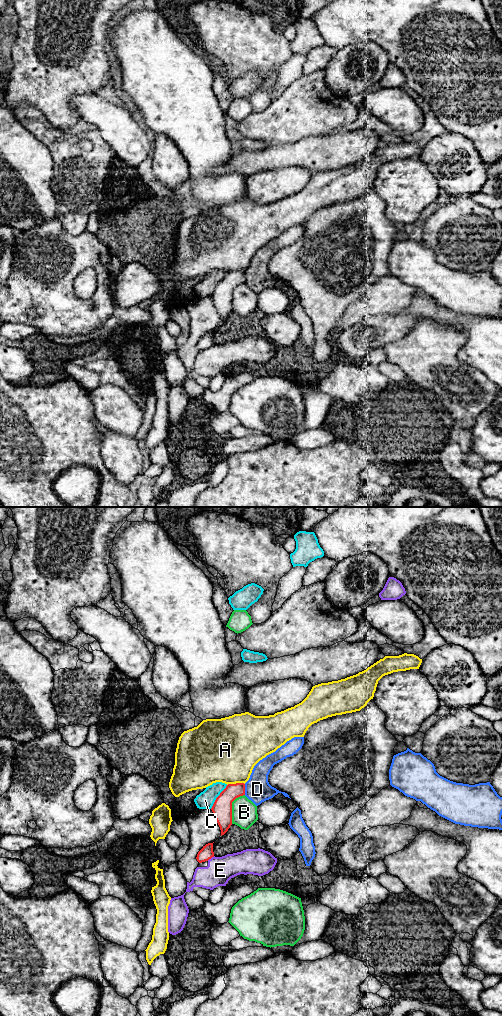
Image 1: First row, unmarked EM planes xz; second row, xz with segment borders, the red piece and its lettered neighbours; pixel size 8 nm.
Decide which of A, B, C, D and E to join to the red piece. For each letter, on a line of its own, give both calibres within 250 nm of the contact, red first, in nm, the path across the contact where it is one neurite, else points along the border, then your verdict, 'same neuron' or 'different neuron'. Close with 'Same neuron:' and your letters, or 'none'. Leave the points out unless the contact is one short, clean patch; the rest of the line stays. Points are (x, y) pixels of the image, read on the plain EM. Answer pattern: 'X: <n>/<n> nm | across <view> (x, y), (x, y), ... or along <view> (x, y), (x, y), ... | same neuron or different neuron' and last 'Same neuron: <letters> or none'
A: 160/460 nm | along xz (244, 271), (229, 271), (227, 273) | different neuron
B: 160/200 nm | different neuron
C: 160/140 nm | along xz (227, 273), (210, 296) | different neuron
D: 160/200 nm | along xz (244, 272), (245, 282) | different neuron
E: 110/220 nm | different neuron
Same neuron: none

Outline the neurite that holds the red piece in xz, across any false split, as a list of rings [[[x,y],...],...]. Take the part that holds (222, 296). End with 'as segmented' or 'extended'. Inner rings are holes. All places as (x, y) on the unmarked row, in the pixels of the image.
[[[228,272],[216,286],[211,298],[220,315],[221,324],[224,323],[232,313],[232,290],[245,283],[245,272]]]; as segmented

